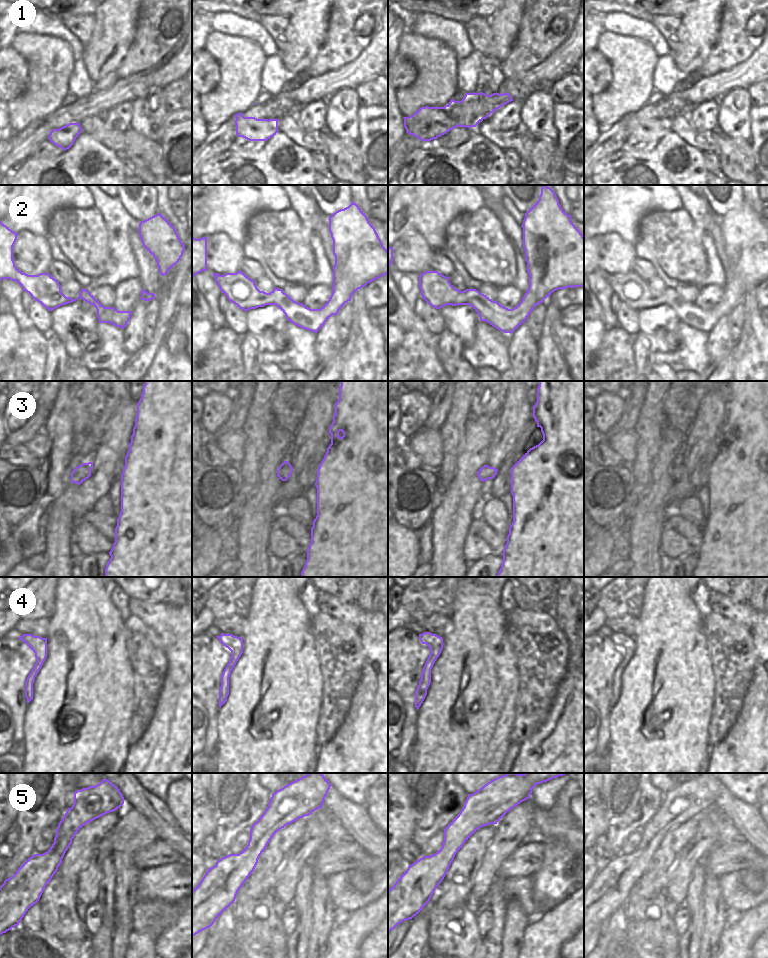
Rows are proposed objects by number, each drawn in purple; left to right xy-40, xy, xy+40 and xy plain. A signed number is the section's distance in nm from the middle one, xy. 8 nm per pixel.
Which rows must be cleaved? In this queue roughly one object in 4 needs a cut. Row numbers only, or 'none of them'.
1

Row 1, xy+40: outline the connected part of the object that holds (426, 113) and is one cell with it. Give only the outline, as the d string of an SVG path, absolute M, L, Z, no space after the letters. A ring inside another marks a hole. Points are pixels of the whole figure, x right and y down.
M421 107L413 115L404 117L404 127L409 134L416 130L417 123L423 123L425 121L439 121L447 127L457 128L454 122L448 118L445 107Z

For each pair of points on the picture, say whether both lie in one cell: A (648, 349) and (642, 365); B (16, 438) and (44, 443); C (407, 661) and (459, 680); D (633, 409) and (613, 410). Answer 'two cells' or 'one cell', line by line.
A: one cell
B: two cells
C: two cells
D: two cells

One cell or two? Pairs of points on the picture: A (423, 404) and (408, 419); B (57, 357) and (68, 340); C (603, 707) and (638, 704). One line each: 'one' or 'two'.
A: one
B: two
C: two

